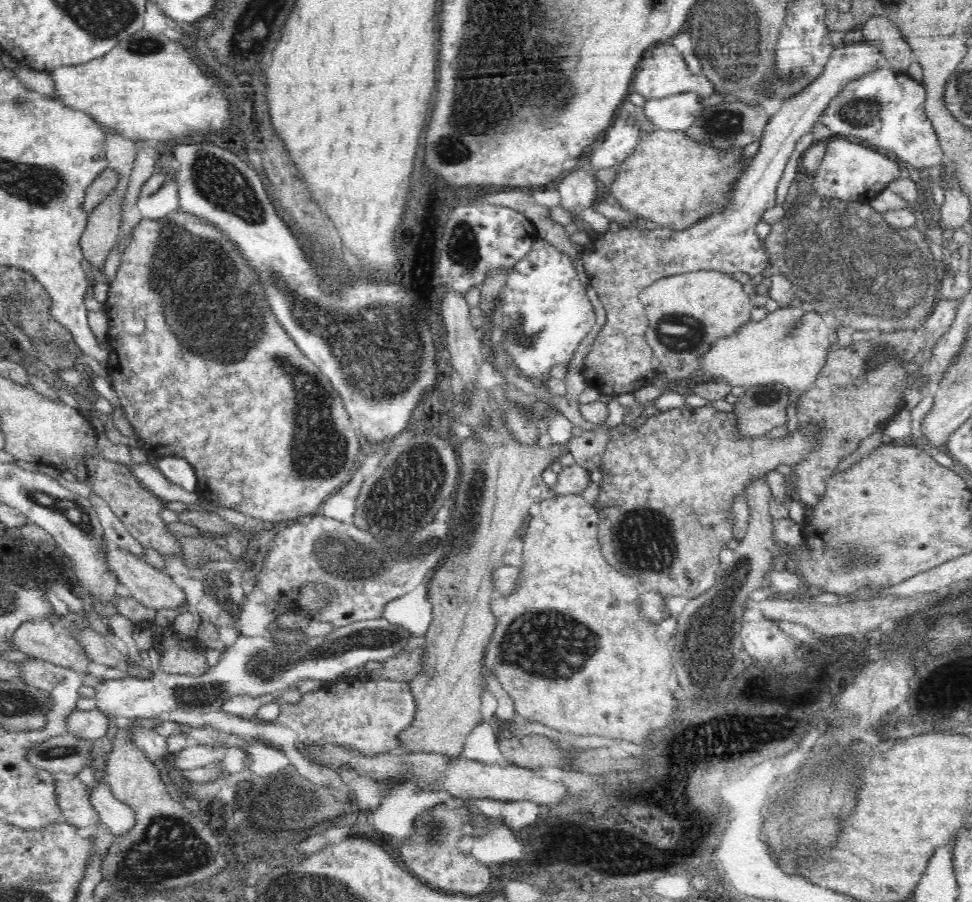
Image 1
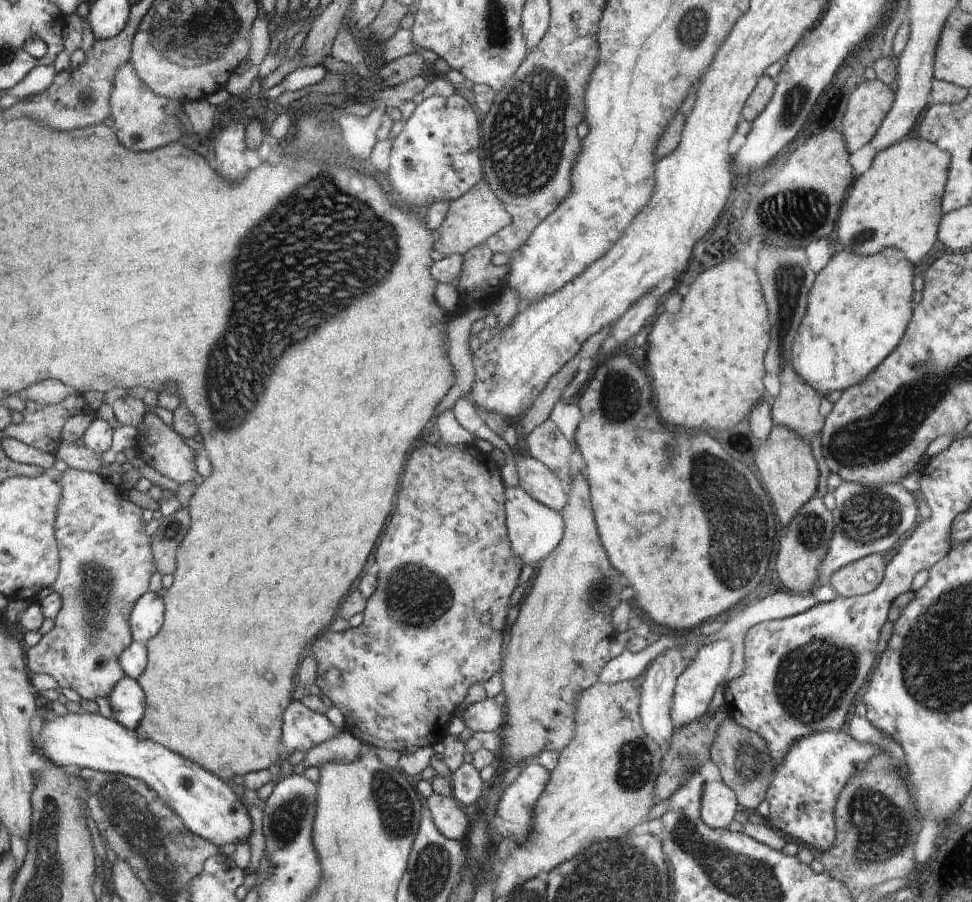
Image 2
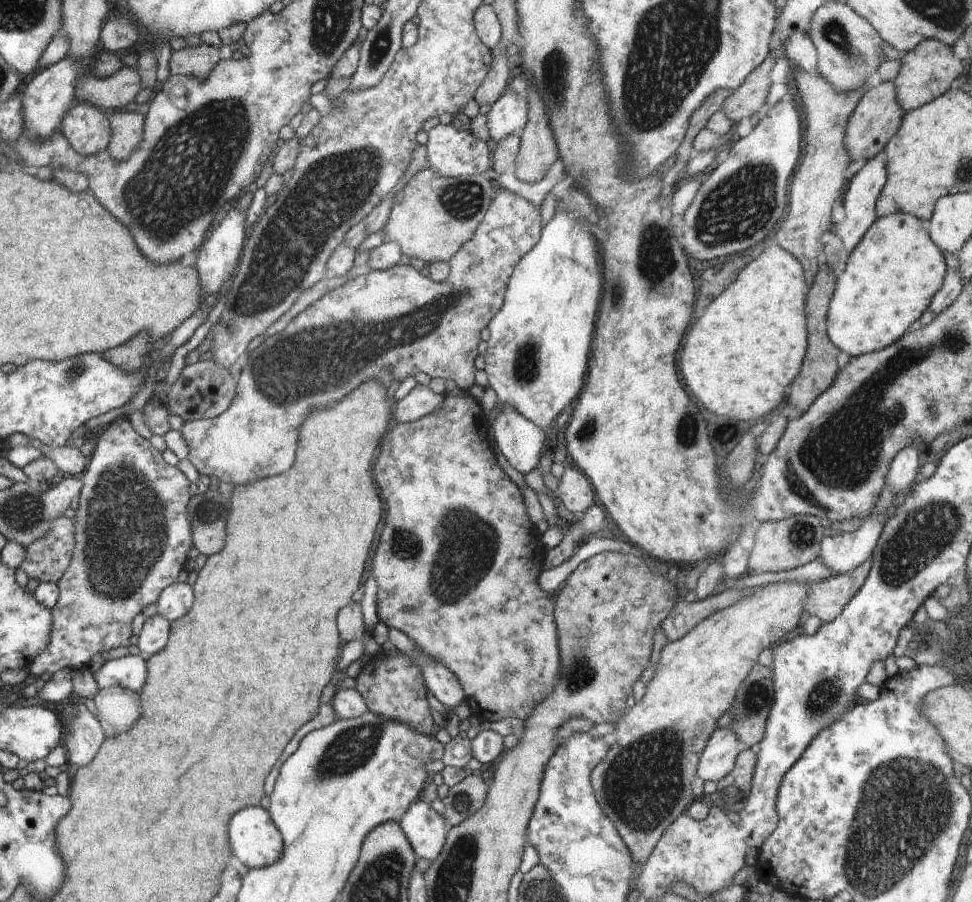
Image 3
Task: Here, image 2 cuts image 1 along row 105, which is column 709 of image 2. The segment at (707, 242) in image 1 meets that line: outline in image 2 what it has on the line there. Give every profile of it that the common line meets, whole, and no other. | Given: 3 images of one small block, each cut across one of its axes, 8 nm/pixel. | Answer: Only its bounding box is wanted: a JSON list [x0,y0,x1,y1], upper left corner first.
[700,779,741,829]

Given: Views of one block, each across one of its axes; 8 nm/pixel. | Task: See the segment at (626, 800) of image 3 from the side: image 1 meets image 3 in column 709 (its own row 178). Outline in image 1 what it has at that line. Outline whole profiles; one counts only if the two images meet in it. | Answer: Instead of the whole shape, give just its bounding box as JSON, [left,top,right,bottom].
[608,131,750,230]

